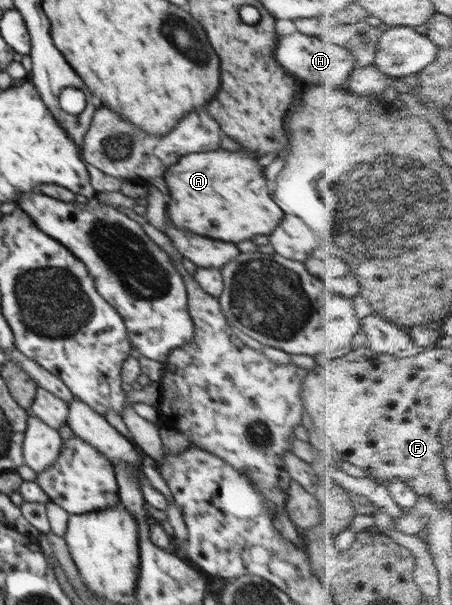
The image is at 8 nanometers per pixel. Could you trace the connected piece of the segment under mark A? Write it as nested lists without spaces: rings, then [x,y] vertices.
[[[217,149],[183,155],[162,178],[171,191],[169,219],[177,227],[191,229],[199,235],[237,243],[253,235],[269,235],[283,219],[283,211],[267,197],[269,189],[263,167],[243,151]]]

